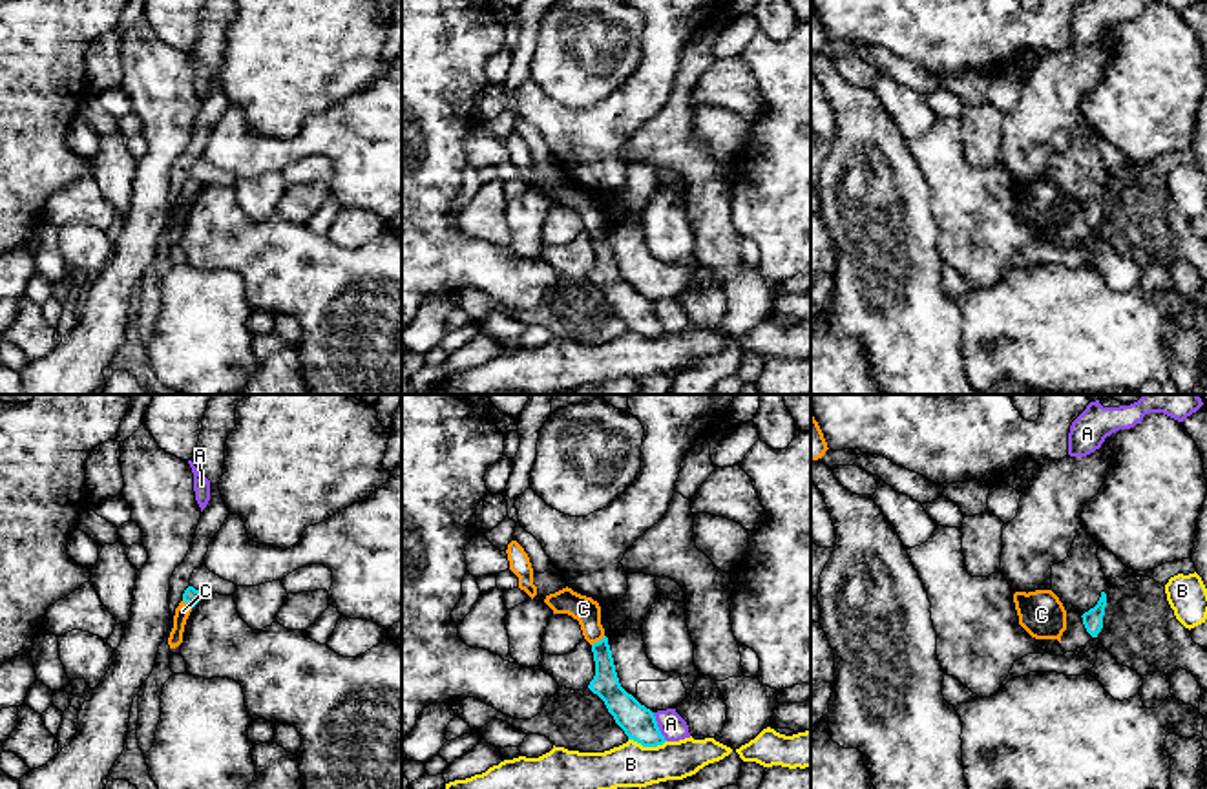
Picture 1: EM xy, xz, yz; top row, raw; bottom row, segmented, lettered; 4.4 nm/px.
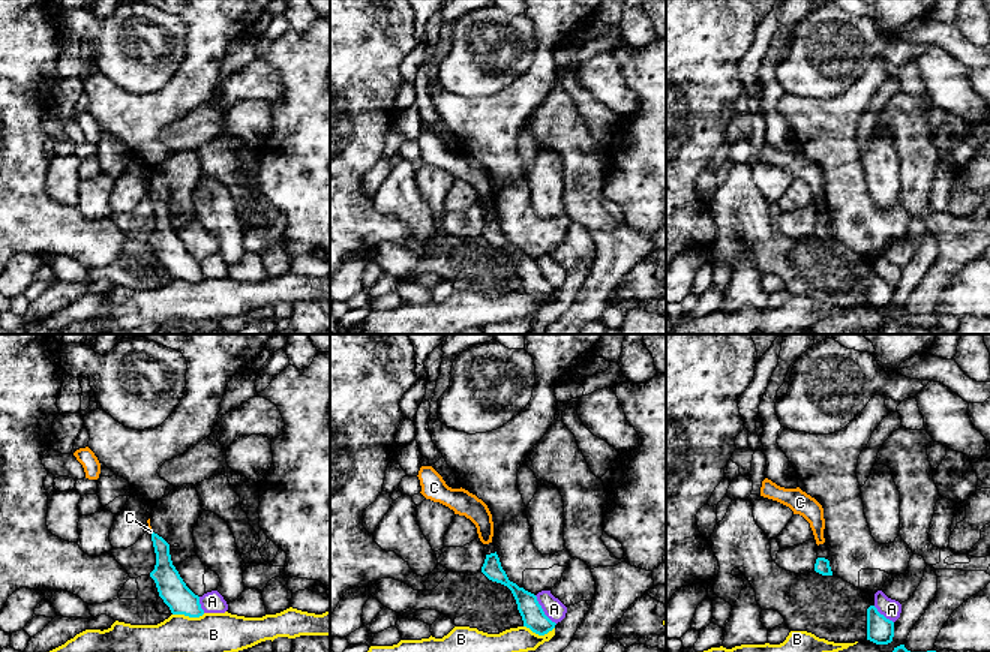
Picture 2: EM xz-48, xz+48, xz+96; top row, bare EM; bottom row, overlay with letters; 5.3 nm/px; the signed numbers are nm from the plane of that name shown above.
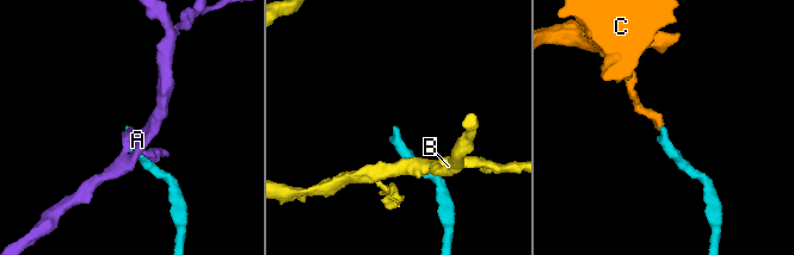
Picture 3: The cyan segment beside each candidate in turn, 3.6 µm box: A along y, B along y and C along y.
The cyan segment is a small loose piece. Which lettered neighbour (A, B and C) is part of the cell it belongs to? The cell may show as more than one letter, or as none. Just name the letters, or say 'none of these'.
C

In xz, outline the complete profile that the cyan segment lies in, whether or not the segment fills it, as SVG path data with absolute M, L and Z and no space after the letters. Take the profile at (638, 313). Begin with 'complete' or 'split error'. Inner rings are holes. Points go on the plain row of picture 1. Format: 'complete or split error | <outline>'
split error | M568 177L546 186L544 194L553 205L568 205L579 212L584 230L592 236L595 252L595 267L588 279L604 292L608 303L624 321L628 331L634 331L643 338L663 336L666 331L657 318L654 303L641 296L619 274L608 228L601 216L599 194Z

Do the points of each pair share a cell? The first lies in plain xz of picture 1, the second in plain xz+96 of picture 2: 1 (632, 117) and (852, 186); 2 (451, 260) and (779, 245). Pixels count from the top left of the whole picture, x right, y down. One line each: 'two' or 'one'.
1: one
2: two

